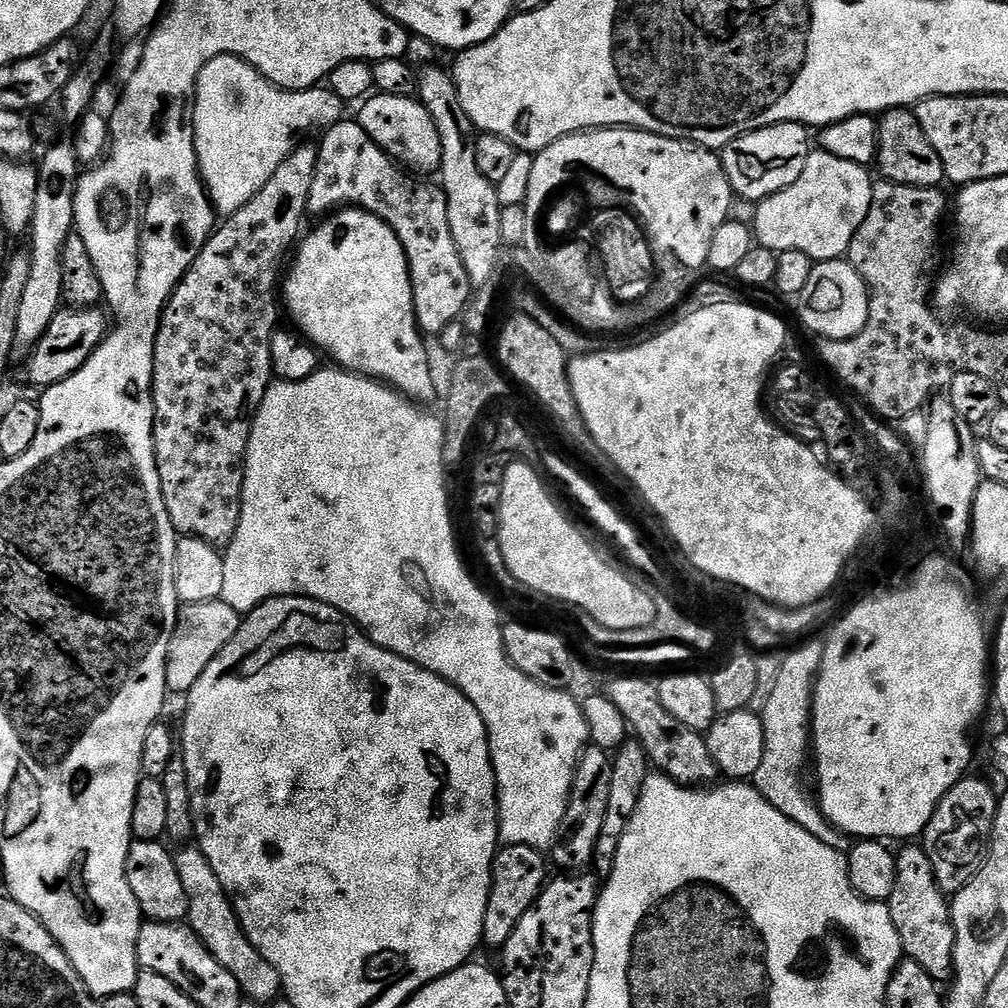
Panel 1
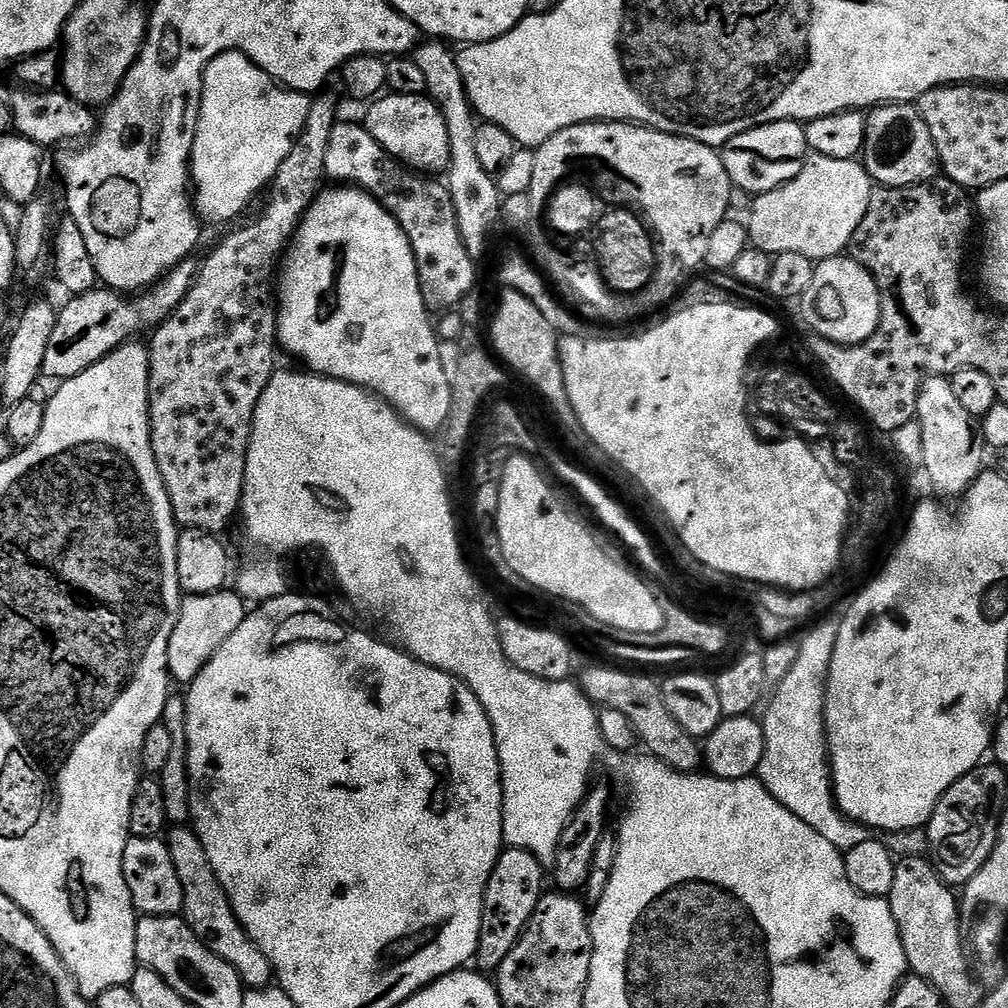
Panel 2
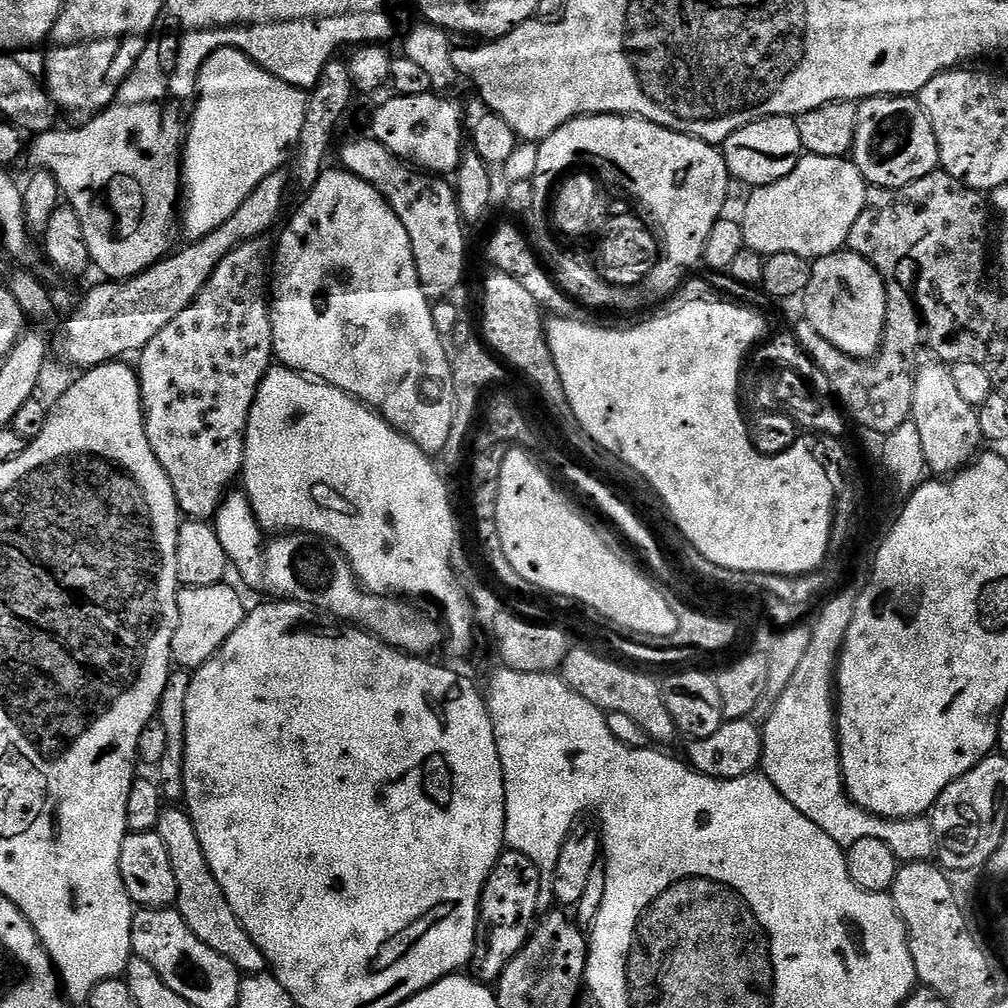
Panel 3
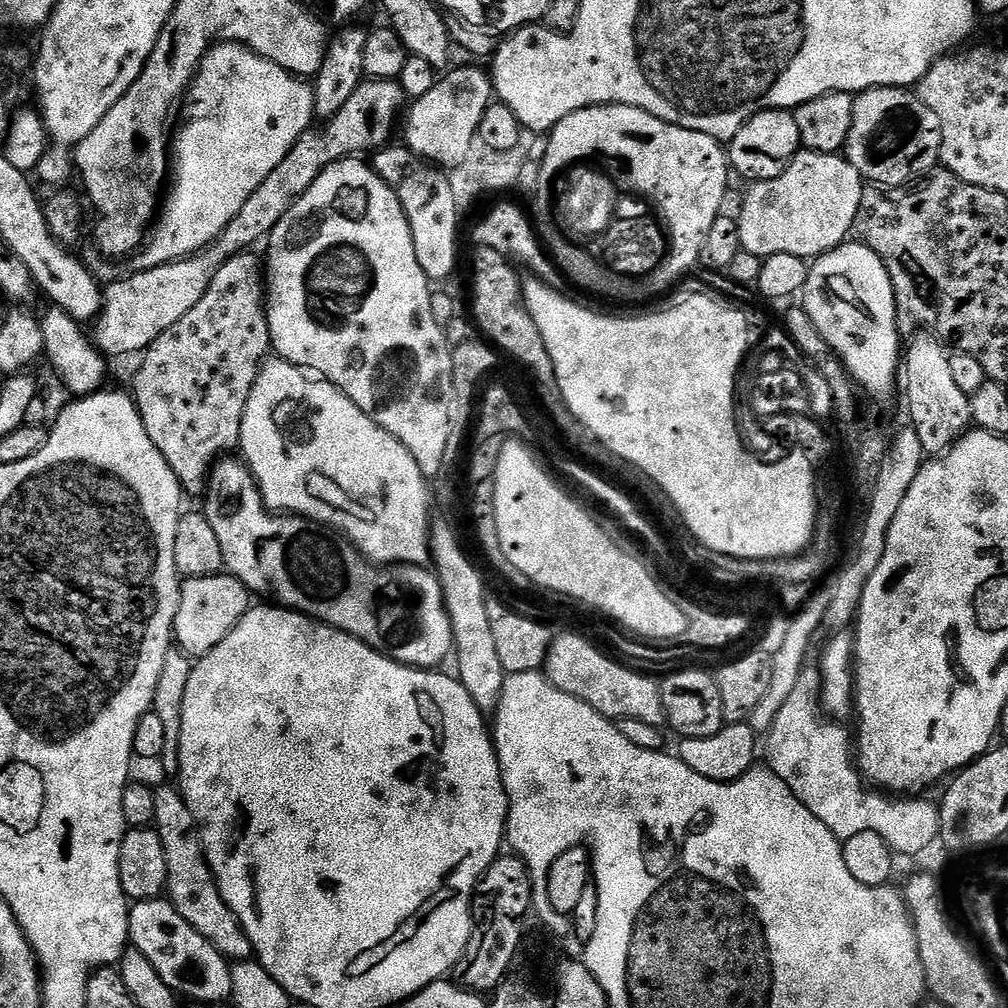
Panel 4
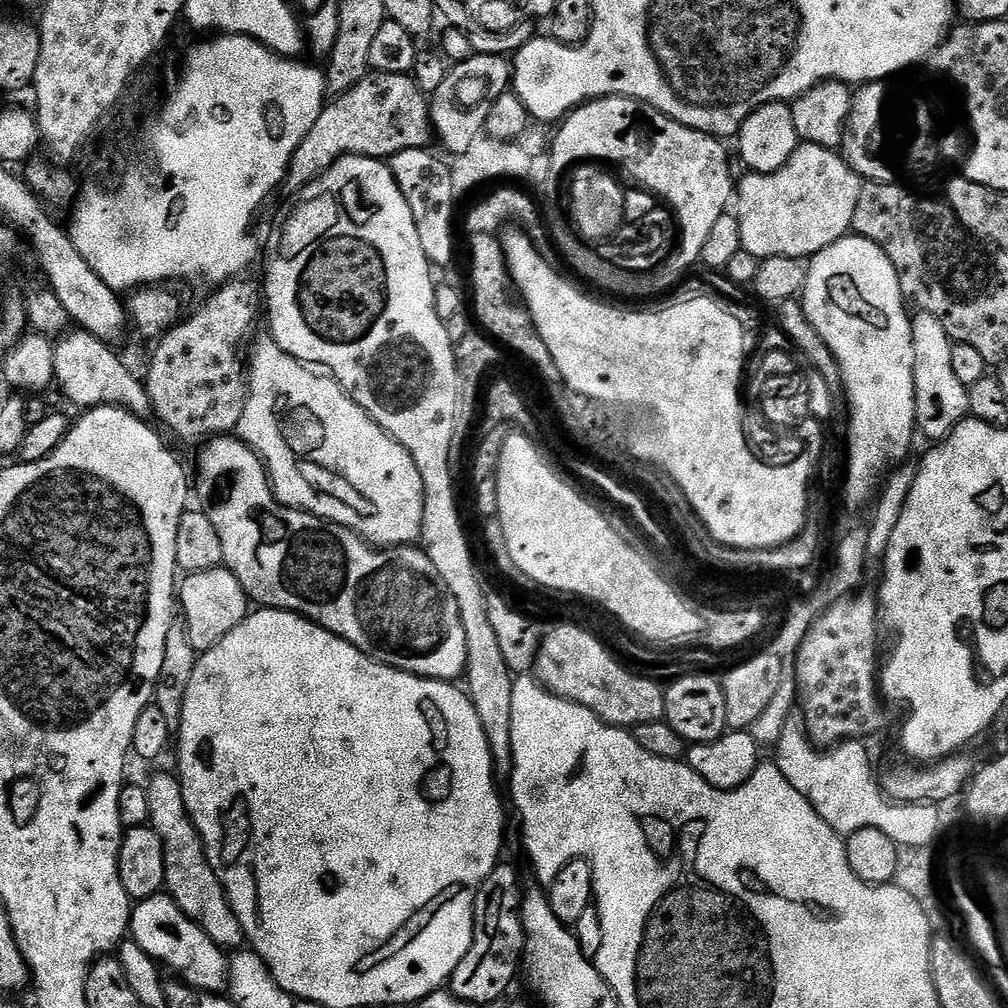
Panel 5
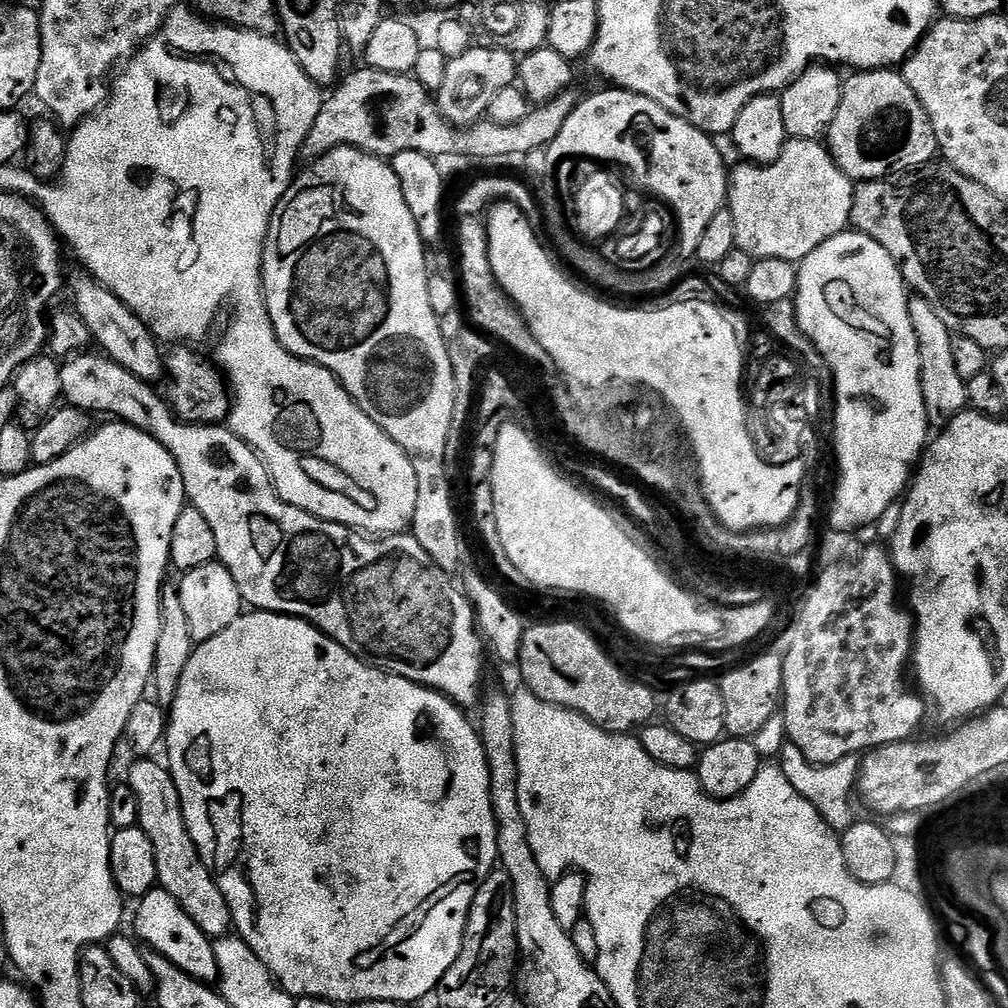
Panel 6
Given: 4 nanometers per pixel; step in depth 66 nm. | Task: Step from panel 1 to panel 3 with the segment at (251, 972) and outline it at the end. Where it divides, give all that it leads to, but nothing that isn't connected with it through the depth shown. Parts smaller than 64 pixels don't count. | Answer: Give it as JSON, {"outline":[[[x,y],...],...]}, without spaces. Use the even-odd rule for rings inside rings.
{"outline":[[[180,806],[165,807],[162,818],[158,818],[157,834],[166,842],[166,854],[170,854],[170,866],[174,866],[174,882],[178,882],[178,894],[174,905],[180,917],[222,958],[234,962],[241,974],[255,974],[265,971],[264,955],[258,946],[246,934],[242,922],[238,922],[238,914],[230,910],[230,902],[226,902],[226,894],[222,894],[222,886],[218,886],[218,878],[210,870],[210,862],[206,862],[206,854],[202,854],[202,842],[198,842],[198,830],[194,830],[194,822],[187,811]]]}

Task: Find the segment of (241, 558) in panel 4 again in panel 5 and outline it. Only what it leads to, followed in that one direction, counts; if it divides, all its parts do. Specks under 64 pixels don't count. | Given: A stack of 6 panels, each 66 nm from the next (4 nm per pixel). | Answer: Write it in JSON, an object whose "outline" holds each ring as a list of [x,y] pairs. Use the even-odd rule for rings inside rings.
{"outline":[[[235,435],[215,437],[199,449],[200,457],[196,460],[196,476],[194,472],[194,496],[200,499],[199,507],[207,512],[218,538],[222,542],[222,554],[224,555],[223,567],[242,582],[244,592],[249,601],[265,608],[280,608],[284,612],[297,612],[299,616],[305,616],[307,620],[313,620],[318,626],[330,630],[338,638],[350,642],[358,650],[362,650],[370,658],[374,658],[383,664],[389,664],[391,668],[397,668],[403,672],[409,672],[415,676],[425,676],[431,680],[447,680],[456,682],[463,677],[466,658],[466,630],[462,630],[462,614],[458,610],[458,602],[454,602],[454,594],[440,580],[438,570],[434,570],[434,562],[424,553],[420,546],[373,546],[363,536],[344,528],[341,524],[333,524],[331,520],[324,520],[309,512],[301,512],[298,508],[288,508],[280,504],[272,492],[272,484],[268,480],[268,471],[264,468],[264,461]]]}

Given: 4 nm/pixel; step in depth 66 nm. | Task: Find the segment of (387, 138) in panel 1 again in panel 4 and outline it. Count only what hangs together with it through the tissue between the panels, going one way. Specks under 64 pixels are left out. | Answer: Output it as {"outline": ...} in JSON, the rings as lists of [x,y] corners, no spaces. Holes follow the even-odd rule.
{"outline":[[[464,66],[437,79],[428,94],[411,103],[402,122],[405,145],[421,159],[444,170],[459,168],[471,159],[482,115],[494,98],[491,75],[484,69]]]}

